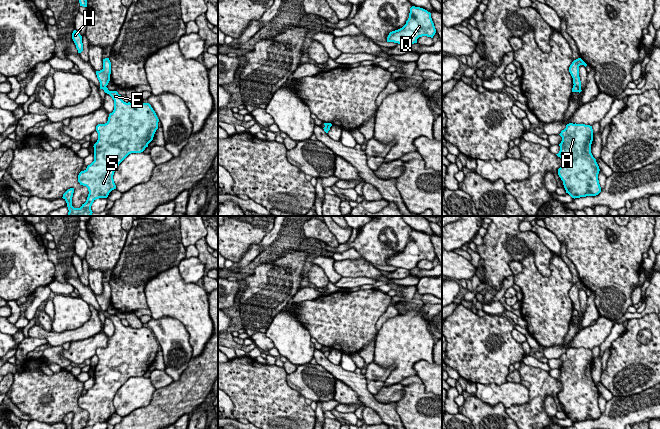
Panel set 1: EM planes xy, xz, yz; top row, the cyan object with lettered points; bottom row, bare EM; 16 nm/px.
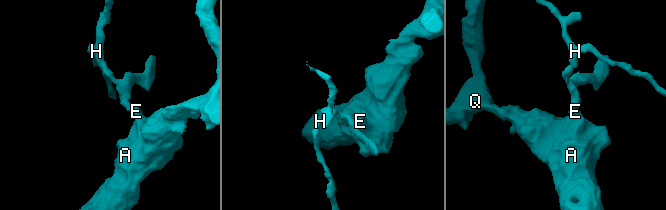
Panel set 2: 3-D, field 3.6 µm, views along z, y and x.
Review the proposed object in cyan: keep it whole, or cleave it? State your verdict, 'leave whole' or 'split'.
split

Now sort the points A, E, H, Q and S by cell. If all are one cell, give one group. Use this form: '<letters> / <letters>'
A E Q S / H

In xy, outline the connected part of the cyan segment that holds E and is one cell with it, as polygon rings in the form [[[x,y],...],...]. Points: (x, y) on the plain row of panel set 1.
[[[107,311],[103,314],[114,324],[114,334],[105,348],[96,350],[98,364],[93,370],[94,385],[78,399],[80,409],[86,410],[89,415],[87,424],[82,429],[92,429],[96,423],[107,422],[109,417],[116,413],[113,403],[116,392],[129,378],[143,376],[158,353],[159,343],[149,327],[126,327],[117,315],[109,315]]]

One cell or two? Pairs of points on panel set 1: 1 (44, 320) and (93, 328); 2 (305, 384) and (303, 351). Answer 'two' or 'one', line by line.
1: two
2: two

